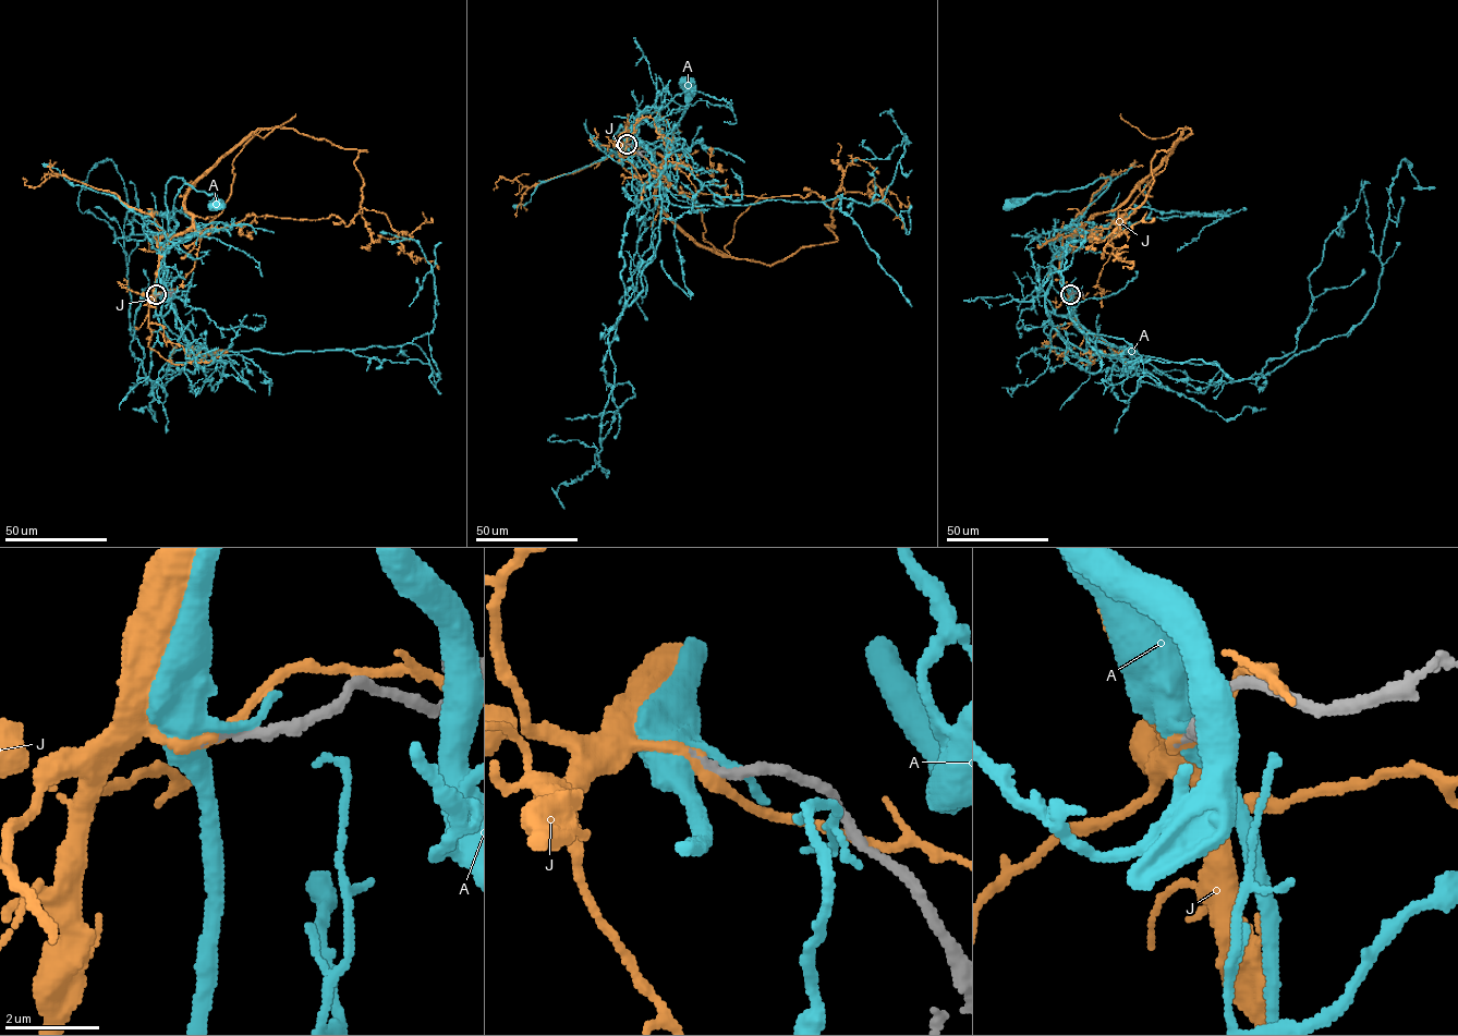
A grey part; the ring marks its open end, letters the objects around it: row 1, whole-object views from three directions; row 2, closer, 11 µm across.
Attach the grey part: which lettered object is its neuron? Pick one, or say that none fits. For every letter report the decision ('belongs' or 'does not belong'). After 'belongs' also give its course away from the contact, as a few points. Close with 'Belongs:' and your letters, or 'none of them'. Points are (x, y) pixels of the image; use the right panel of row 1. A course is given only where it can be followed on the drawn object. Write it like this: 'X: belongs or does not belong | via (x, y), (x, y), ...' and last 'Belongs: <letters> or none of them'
A: does not belong
J: belongs | via (1070, 294), (1061, 239), (1118, 208), (1191, 132), (1156, 153), (1152, 185), (1122, 224), (1124, 215), (1079, 224)
Belongs: J

